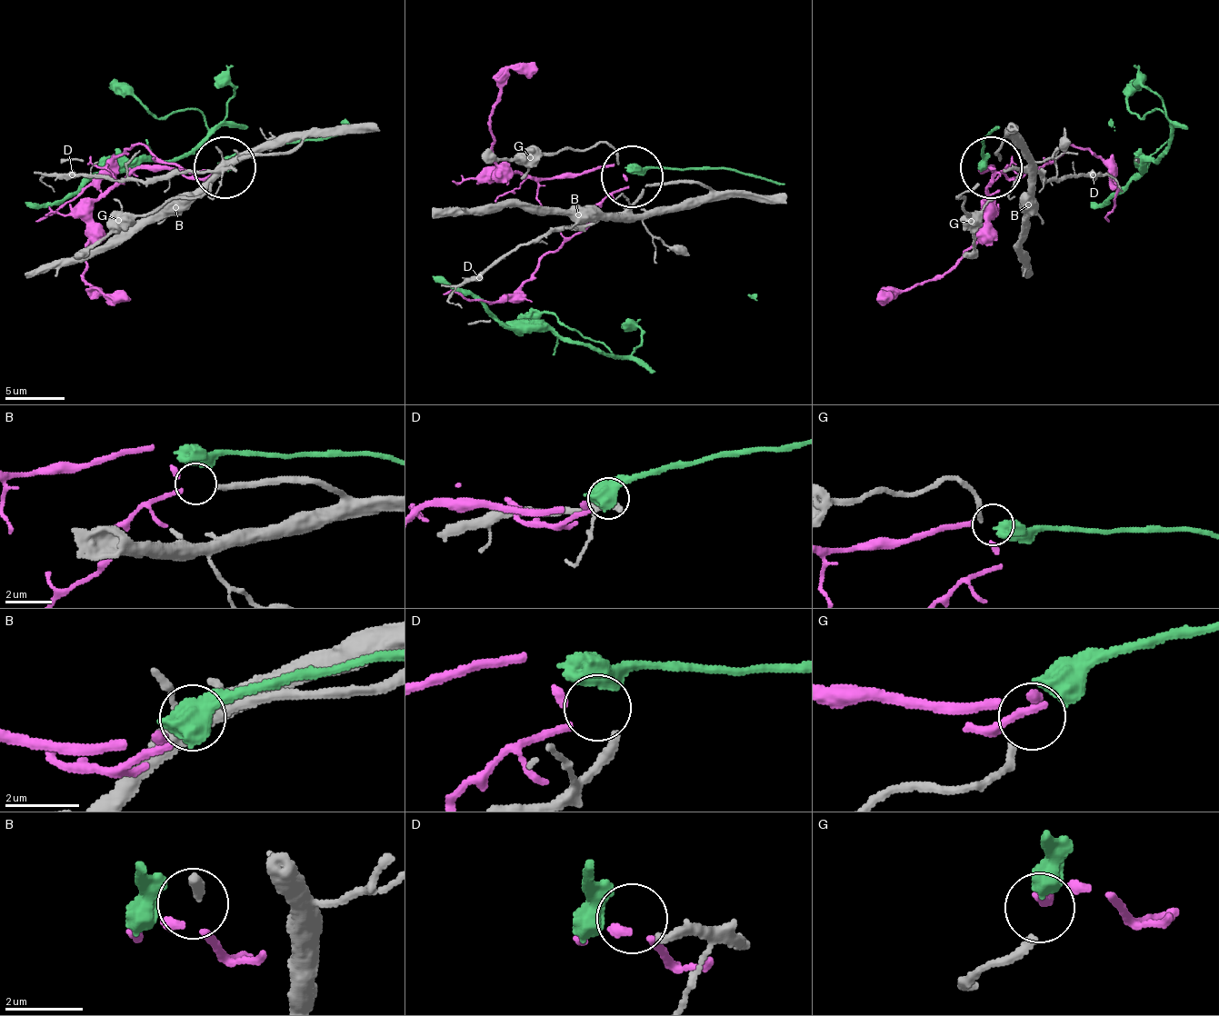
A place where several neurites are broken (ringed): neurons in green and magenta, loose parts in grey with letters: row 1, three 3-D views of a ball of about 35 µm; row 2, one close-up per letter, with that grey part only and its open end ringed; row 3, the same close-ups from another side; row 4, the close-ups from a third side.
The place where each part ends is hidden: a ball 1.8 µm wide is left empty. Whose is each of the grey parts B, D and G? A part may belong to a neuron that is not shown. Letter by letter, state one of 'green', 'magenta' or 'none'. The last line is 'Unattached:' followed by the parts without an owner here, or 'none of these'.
B: magenta
D: none
G: green
Unattached: D

